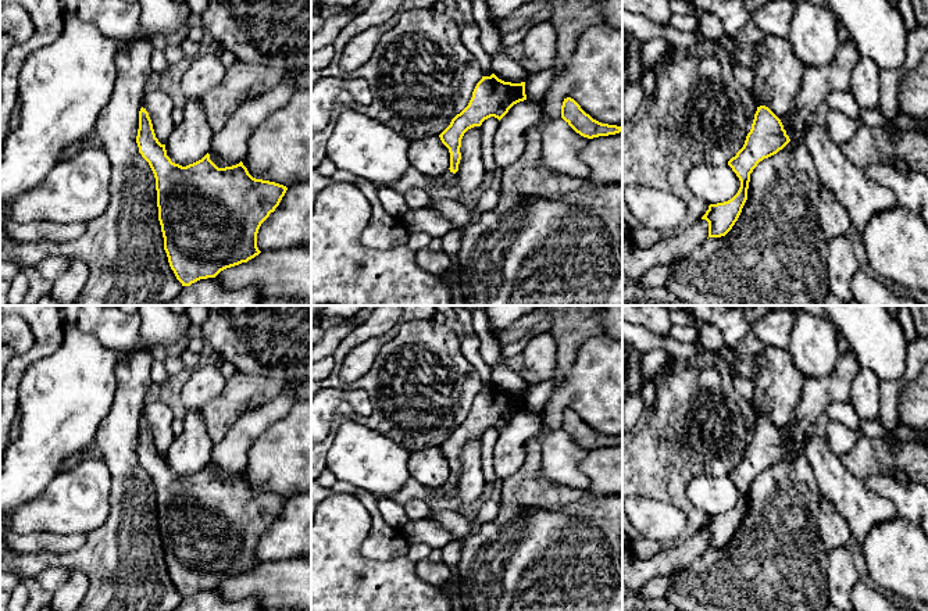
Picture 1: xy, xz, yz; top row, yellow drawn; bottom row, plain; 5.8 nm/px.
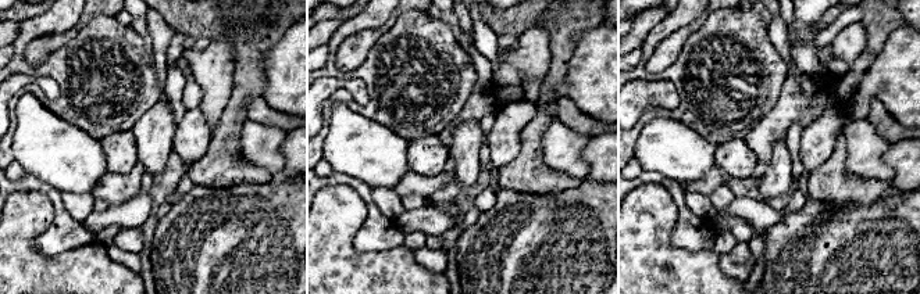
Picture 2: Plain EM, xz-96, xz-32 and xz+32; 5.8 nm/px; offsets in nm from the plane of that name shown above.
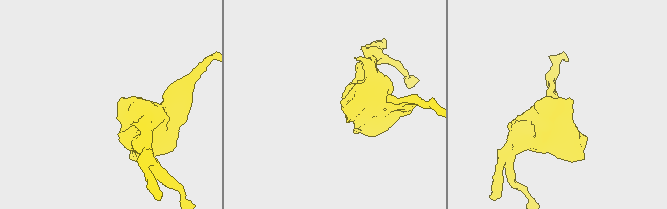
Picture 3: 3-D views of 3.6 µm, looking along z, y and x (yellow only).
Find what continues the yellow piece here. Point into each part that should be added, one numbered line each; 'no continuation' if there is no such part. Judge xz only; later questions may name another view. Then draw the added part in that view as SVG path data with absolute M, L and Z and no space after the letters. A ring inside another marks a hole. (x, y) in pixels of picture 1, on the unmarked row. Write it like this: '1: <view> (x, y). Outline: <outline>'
1: xz (411, 490). Outline: M410 478L397 493L388 497L395 503L399 503L401 505L406 505L411 501L421 500L428 501L431 497L447 497L451 493L454 493L454 485L449 480L443 486L438 489L426 487L421 483L418 483L415 479Z

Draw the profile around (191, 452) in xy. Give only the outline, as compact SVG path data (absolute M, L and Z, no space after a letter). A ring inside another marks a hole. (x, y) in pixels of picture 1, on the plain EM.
M200 408L181 410L181 415L183 432L174 439L165 461L172 474L186 478L210 462L214 443L206 432Z

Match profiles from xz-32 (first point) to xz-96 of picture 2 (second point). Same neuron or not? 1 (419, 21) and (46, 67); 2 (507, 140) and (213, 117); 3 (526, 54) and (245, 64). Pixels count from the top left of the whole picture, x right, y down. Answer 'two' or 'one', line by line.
1: one
2: two
3: two

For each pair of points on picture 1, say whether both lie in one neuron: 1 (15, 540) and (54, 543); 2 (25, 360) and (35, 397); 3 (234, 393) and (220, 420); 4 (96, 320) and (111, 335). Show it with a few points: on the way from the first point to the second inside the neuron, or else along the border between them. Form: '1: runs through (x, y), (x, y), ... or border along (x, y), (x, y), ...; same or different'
1: runs through (25, 542), (45, 542); same
2: border along (46, 354), (25, 370), (17, 397); different
3: runs through (234, 400), (222, 413); same
4: runs through (100, 324), (107, 331); same

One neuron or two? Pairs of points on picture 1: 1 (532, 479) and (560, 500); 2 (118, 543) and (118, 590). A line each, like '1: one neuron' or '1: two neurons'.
1: one neuron
2: one neuron

